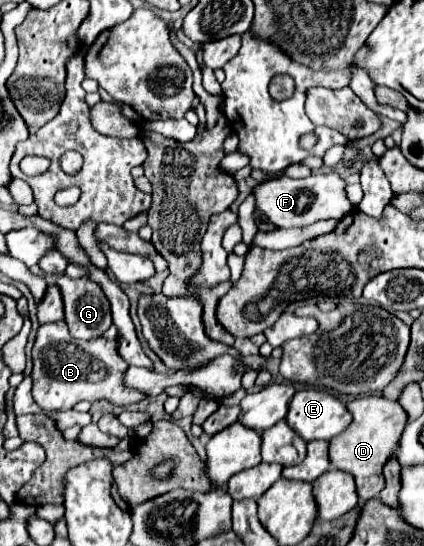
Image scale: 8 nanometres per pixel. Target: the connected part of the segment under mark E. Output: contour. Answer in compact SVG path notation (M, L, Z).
M309 387L294 394L286 416L292 430L306 442L332 440L352 422L346 404L323 388Z

